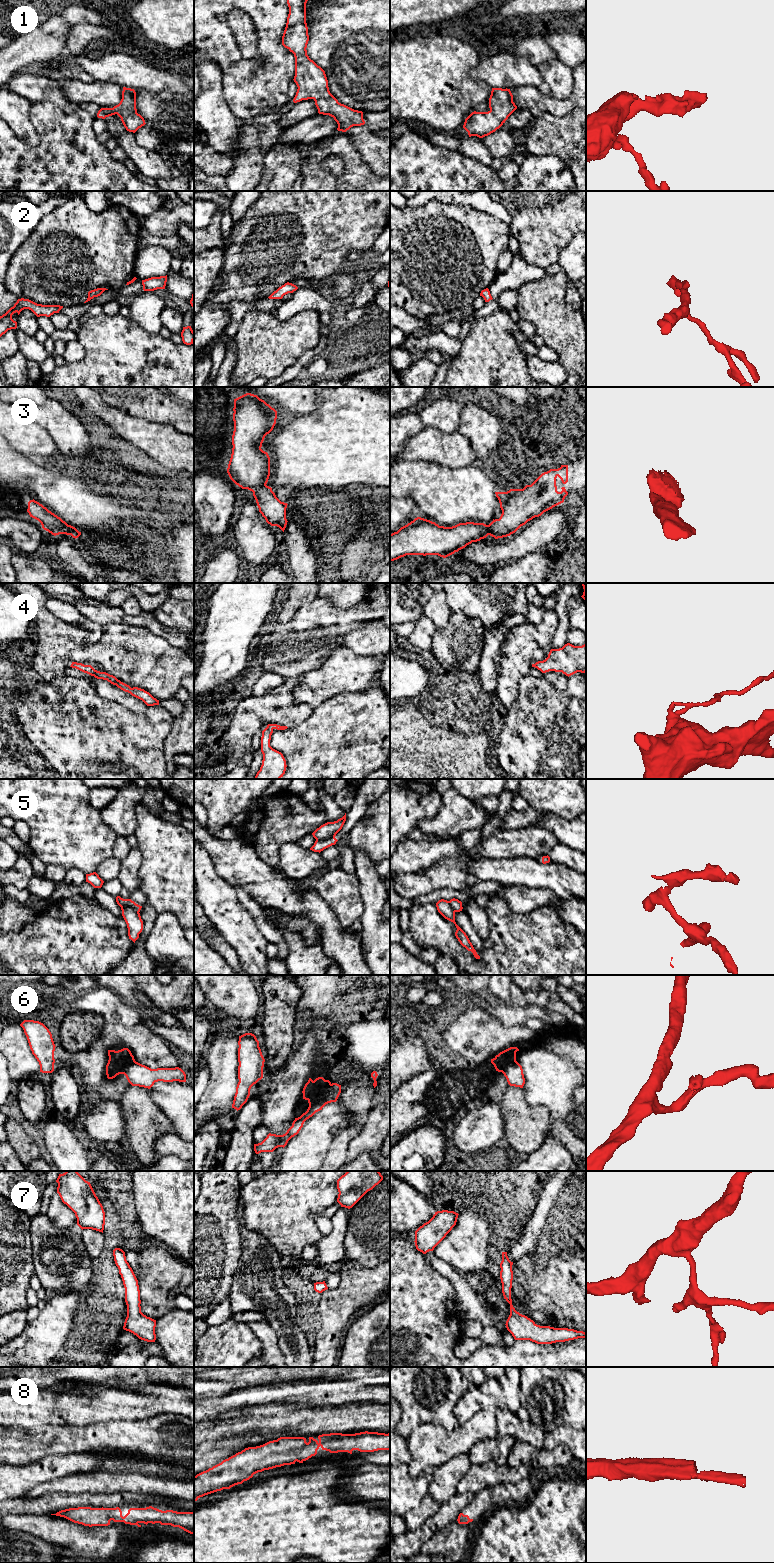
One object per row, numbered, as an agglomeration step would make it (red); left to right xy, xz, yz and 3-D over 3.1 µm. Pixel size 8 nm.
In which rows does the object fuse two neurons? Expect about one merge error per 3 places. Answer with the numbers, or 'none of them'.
5, 6

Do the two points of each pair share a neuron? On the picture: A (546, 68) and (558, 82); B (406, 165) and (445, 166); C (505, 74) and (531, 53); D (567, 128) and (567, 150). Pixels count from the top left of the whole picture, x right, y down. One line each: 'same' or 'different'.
A: same
B: same
C: different
D: same

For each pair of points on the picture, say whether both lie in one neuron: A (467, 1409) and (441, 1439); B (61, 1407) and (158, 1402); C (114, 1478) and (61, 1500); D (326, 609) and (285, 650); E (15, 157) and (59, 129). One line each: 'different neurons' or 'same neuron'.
A: different neurons
B: same neuron
C: different neurons
D: same neuron
E: same neuron

